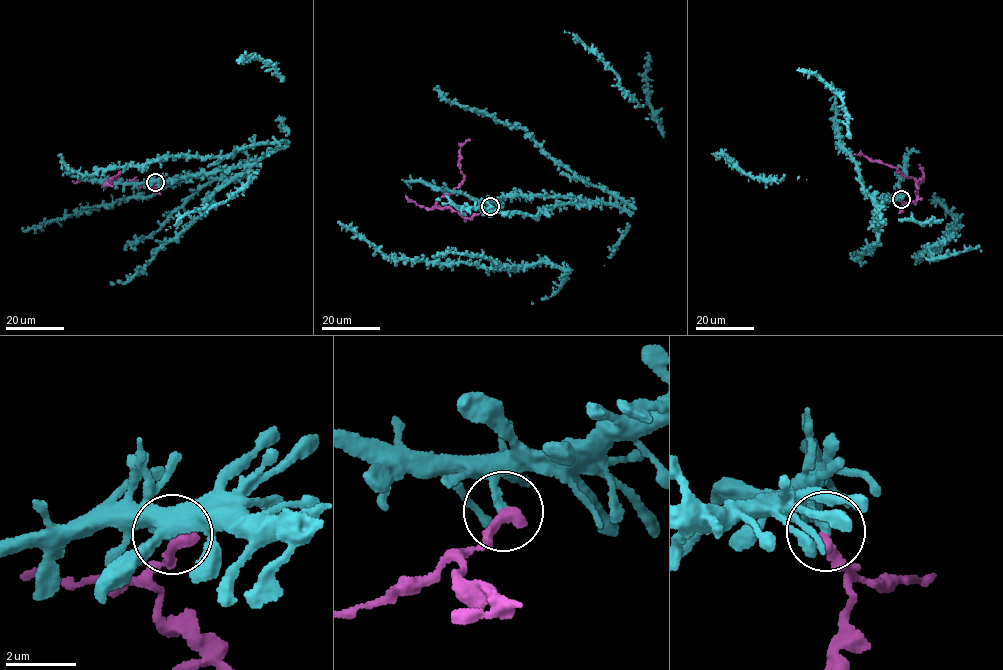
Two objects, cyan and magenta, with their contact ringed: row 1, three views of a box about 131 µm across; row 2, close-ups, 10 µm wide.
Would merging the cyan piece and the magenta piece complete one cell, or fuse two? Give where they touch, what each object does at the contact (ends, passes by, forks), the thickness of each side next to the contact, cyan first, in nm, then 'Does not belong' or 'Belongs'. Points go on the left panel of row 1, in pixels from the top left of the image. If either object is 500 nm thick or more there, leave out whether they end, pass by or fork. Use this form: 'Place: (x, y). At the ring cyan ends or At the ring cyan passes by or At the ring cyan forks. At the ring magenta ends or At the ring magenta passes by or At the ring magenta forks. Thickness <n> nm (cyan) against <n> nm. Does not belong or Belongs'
Place: (155, 182). At the ring cyan ends. At the ring magenta ends. Thickness 240 nm (cyan) against 400 nm. Does not belong

